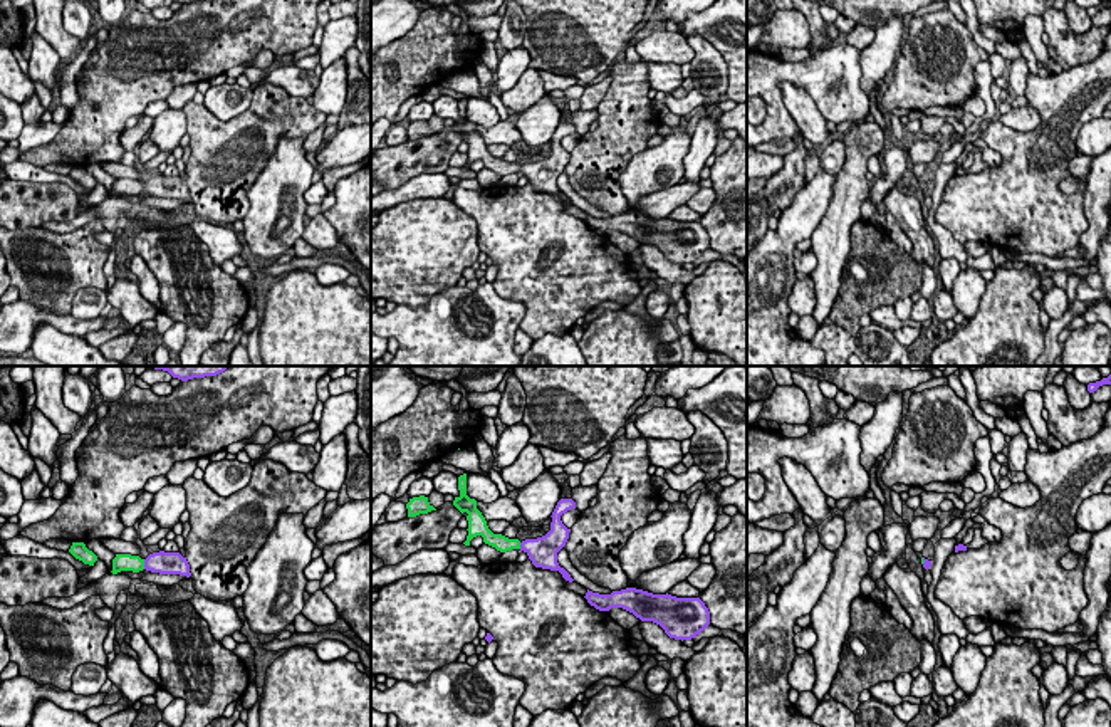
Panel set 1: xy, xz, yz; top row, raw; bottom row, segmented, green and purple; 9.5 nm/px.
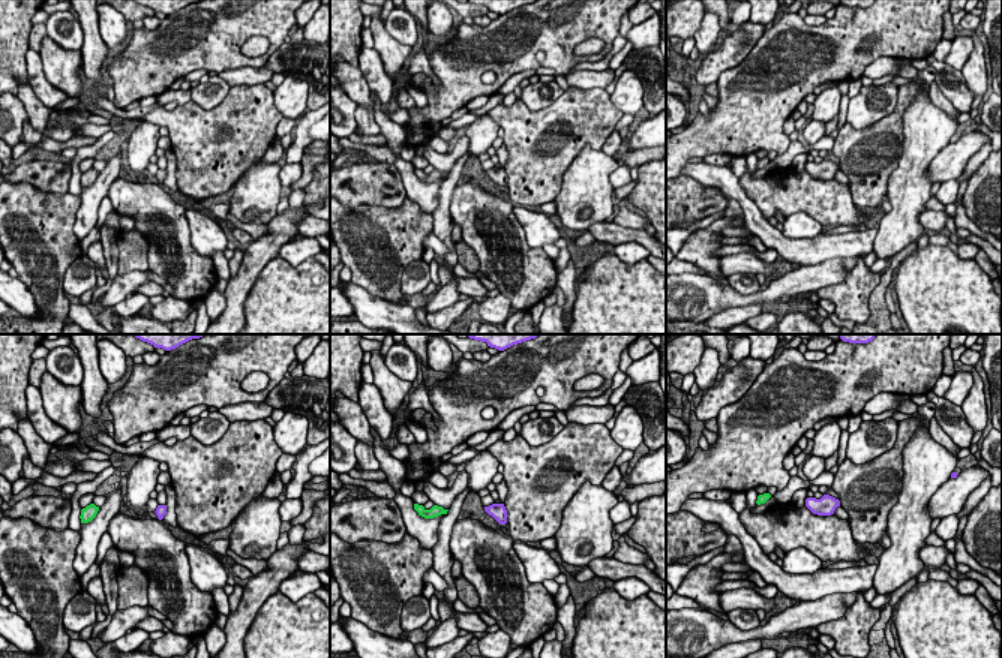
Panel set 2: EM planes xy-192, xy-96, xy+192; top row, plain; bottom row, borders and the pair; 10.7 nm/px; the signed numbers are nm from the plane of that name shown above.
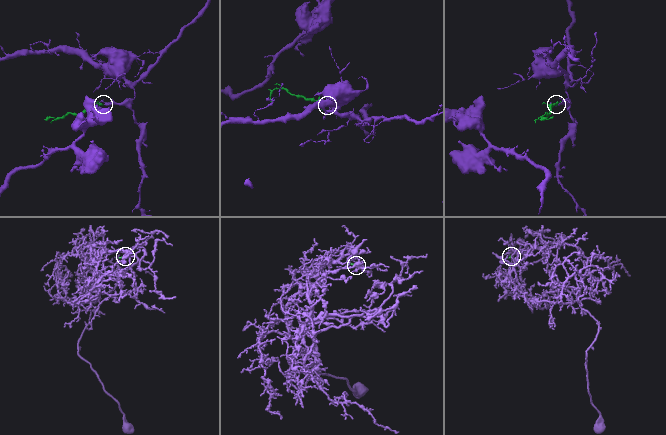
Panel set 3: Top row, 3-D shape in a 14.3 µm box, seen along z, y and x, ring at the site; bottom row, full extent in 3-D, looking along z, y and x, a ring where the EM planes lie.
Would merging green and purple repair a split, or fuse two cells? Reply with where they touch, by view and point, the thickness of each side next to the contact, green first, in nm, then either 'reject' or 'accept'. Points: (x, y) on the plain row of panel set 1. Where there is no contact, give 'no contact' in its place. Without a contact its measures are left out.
xy (143, 188) | 160/220 nm | accept

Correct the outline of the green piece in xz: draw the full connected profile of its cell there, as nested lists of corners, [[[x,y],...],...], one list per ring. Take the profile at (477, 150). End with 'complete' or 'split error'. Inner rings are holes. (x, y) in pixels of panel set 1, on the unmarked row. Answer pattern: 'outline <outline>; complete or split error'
outline [[[467,97],[458,101],[458,114],[460,119],[455,121],[453,129],[463,138],[467,136],[467,144],[468,144],[468,160],[467,165],[463,166],[465,170],[470,170],[470,165],[477,160],[483,161],[483,166],[495,171],[500,176],[507,176],[512,173],[520,173],[524,175],[532,188],[535,191],[542,193],[550,193],[550,195],[559,195],[562,201],[569,207],[574,203],[571,198],[559,190],[557,186],[557,176],[566,170],[569,163],[571,153],[567,153],[561,139],[566,138],[571,133],[576,133],[576,126],[572,123],[561,123],[552,136],[552,146],[550,146],[550,154],[537,163],[509,163],[502,158],[493,158],[482,136],[477,133],[477,124],[470,123],[467,119]]]; split error

